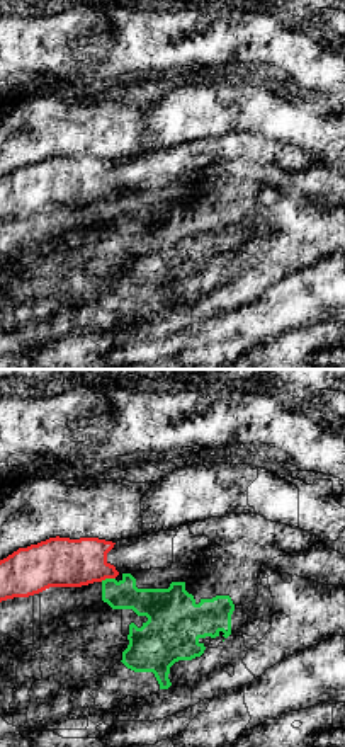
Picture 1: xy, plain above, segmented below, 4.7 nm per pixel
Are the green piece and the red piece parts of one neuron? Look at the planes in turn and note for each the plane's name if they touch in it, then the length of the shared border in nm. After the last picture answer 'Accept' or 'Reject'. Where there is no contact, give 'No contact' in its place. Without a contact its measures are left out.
Touches green in xy. Shared border 70 nm

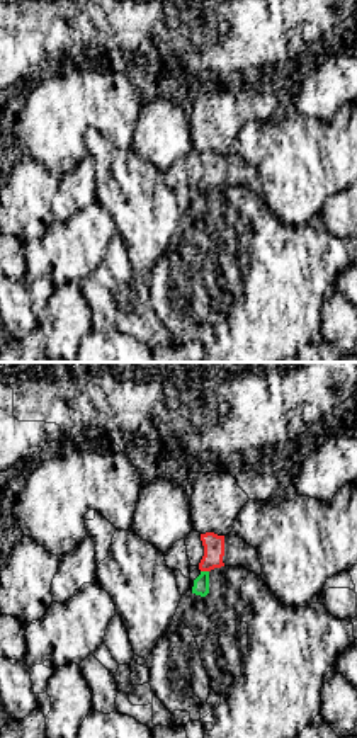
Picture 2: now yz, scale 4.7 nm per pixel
Touches green in yz. Shared border 40 nm

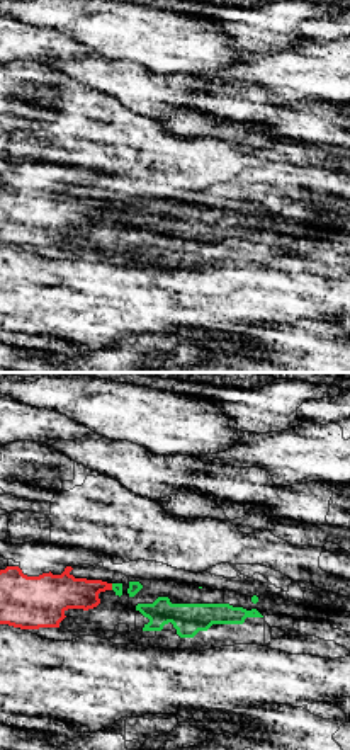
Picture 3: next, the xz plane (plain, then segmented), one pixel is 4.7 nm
Touches green in xz. Shared border 30 nm

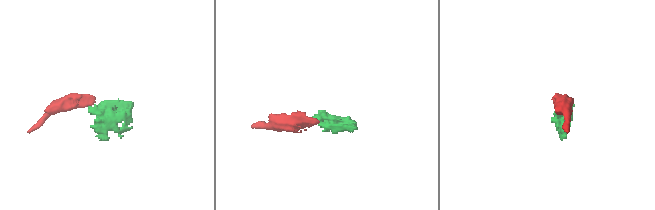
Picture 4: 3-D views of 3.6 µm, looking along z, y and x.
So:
Reject

